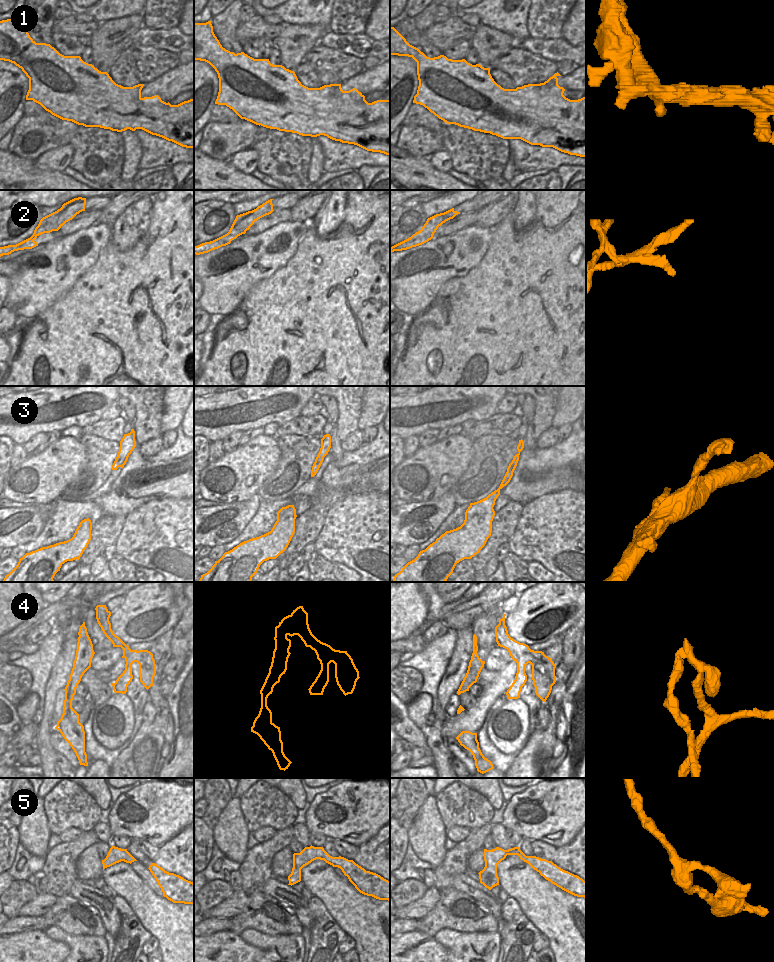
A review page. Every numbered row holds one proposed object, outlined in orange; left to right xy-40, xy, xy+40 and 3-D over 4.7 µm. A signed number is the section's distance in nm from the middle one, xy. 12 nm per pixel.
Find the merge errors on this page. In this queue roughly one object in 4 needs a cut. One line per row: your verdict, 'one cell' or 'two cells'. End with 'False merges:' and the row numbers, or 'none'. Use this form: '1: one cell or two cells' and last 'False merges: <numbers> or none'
1: two cells
2: two cells
3: one cell
4: two cells
5: one cell
False merges: 1, 2, 4

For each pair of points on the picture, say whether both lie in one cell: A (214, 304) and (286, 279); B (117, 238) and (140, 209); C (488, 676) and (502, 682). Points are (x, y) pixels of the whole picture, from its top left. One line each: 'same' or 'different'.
A: different
B: same
C: different

